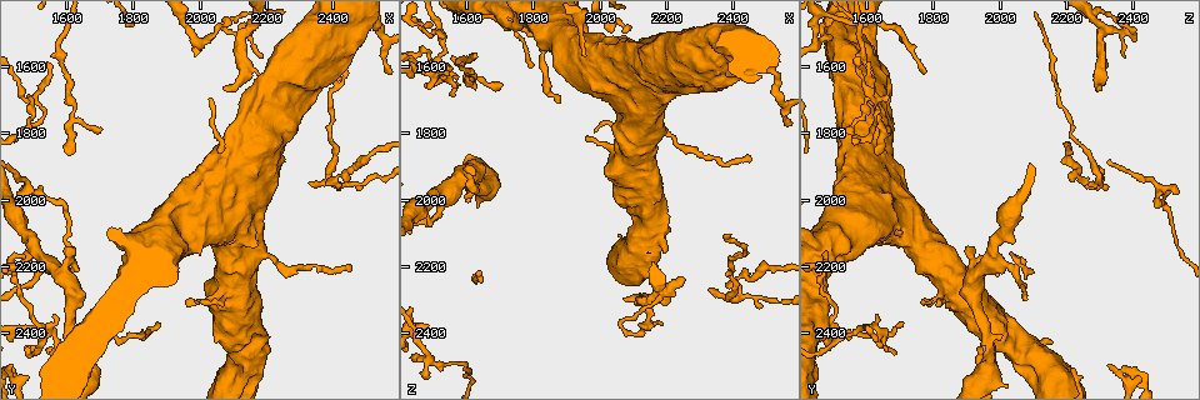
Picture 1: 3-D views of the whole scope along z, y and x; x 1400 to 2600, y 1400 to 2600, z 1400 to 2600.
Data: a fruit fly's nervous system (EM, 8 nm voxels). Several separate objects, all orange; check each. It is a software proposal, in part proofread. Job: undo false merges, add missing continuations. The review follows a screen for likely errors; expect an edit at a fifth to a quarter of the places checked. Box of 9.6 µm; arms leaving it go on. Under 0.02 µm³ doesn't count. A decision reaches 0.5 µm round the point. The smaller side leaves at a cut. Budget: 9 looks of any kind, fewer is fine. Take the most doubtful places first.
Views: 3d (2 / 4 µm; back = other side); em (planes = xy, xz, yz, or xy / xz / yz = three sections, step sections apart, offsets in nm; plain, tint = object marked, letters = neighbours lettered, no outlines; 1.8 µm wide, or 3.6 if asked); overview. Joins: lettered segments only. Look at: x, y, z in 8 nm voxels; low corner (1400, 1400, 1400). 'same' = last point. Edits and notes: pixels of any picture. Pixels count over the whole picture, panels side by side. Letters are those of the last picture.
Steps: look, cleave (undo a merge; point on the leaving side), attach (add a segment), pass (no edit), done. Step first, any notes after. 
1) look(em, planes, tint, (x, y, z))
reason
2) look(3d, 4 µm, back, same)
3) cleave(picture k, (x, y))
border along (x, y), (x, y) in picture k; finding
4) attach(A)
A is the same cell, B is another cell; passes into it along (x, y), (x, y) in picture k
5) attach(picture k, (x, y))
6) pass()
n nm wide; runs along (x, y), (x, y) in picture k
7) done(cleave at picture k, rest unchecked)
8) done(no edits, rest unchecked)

look(3d, 4 µm, back, (1470, 1680, 1610))
narrows sharply

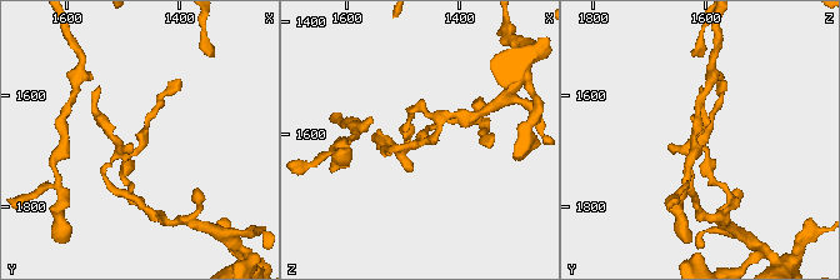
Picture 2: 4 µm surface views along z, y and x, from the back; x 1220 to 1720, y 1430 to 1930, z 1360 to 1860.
look(em, 3.6 µm, yz, step 16, tint, (1480, 1690, 1610))

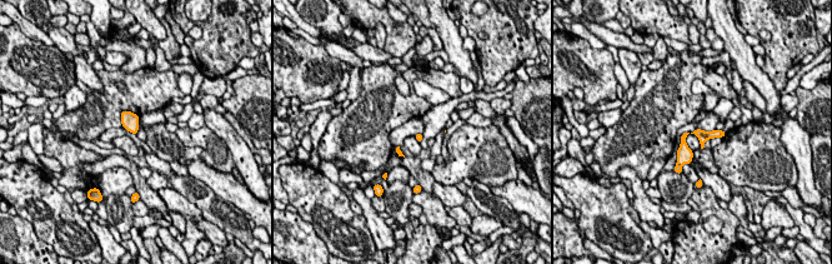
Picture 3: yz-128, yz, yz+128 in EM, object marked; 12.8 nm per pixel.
look(em, 3.6 µm, yz, step 16, letters, same)
what lies round it

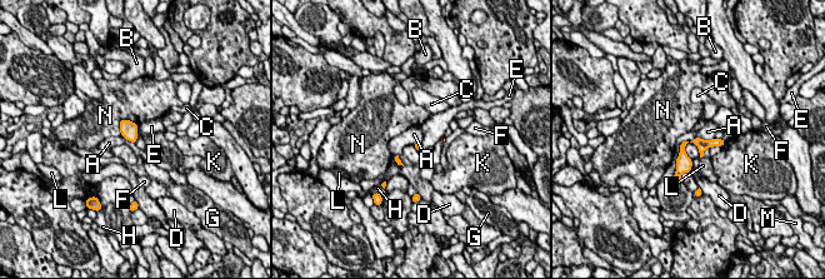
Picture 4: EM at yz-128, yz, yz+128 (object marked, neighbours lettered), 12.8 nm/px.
pass()
90 nm wide; N touches over 260 nm; A, B, C, D, E, F, G, H, K, L, M and N are other cells; all the same neuron

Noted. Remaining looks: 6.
look(3d, 2 µm, (2410, 1940, 2240))

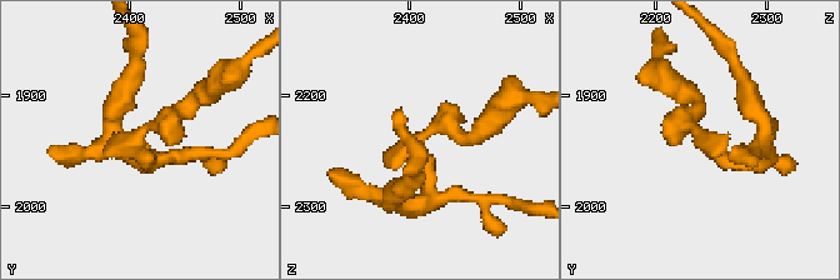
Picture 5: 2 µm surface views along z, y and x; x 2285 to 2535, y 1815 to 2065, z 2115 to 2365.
look(em, 3.6 µm, planes, letters, (2404, 1936, 2242))
shape alone is not enough

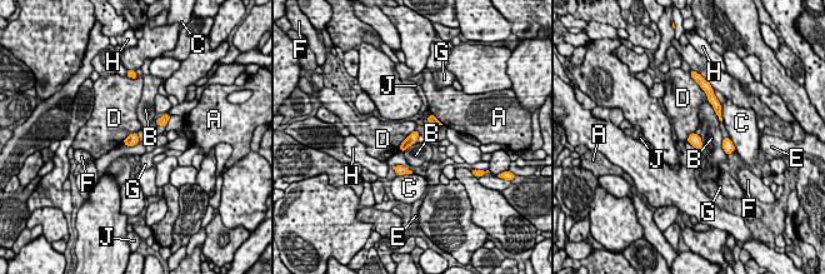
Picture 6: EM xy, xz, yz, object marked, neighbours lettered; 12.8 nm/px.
pass()
A, B, C, D, E, F, G, H and J are other cells; border along (415, 129), (401, 143), (399, 150) in picture 6; continuous, no second neuron

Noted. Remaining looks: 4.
look(em, planes, letters, (2080, 1670, 2300))
free end

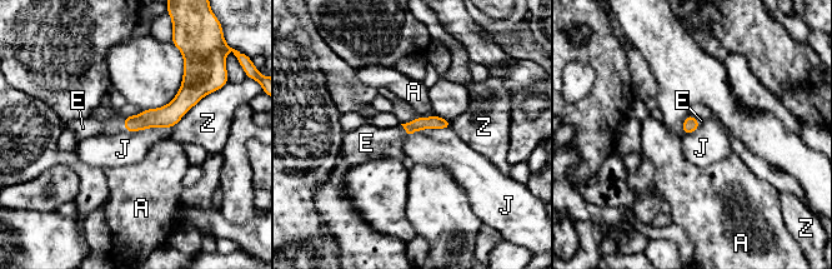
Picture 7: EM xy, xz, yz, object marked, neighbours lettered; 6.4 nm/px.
attach(E)
Z touches over 340 nm; E is the same cell, A, J and Z are other cells; passes into it along (150, 118), (124, 124), (85, 128) in picture 7; the neuron continues

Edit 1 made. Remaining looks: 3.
look(3d, 4 µm, (1610, 2190, 1980))

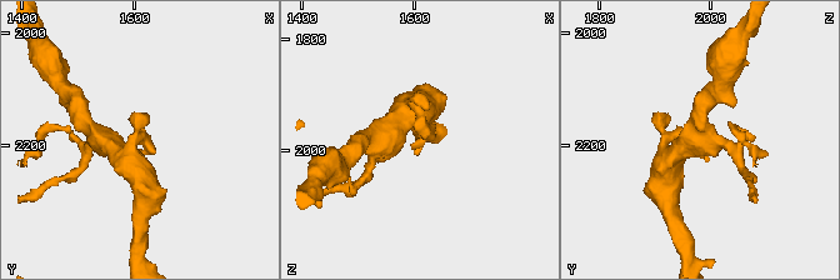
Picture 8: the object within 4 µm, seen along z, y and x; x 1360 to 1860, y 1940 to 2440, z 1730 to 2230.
look(em, 3.6 µm, planes, letters, (1615, 2185, 1985))

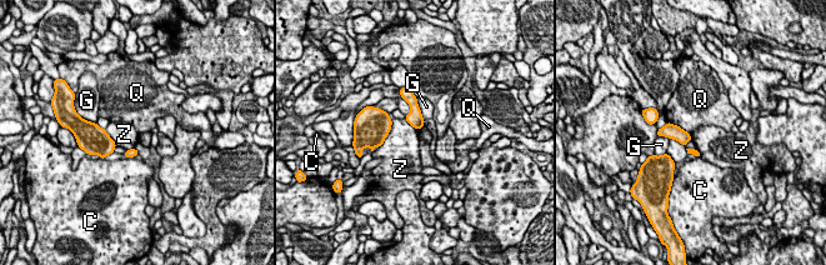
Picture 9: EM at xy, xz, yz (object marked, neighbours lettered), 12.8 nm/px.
pass()
C, G, Q and Z are other cells; border along (393, 120), (391, 129), (379, 148) in picture 9; none of them fits

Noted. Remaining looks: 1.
done(attach at picture 7, rest unchecked)

